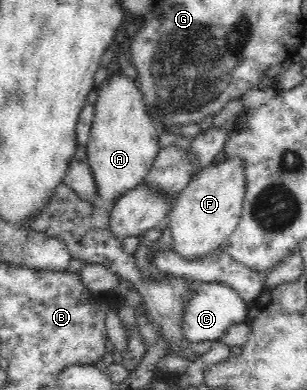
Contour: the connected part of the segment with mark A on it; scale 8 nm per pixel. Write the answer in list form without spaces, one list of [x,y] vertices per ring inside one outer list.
[[[124,72],[110,74],[97,88],[94,119],[87,147],[87,162],[99,197],[114,203],[126,191],[144,182],[159,153],[158,132],[148,115],[138,85]]]

